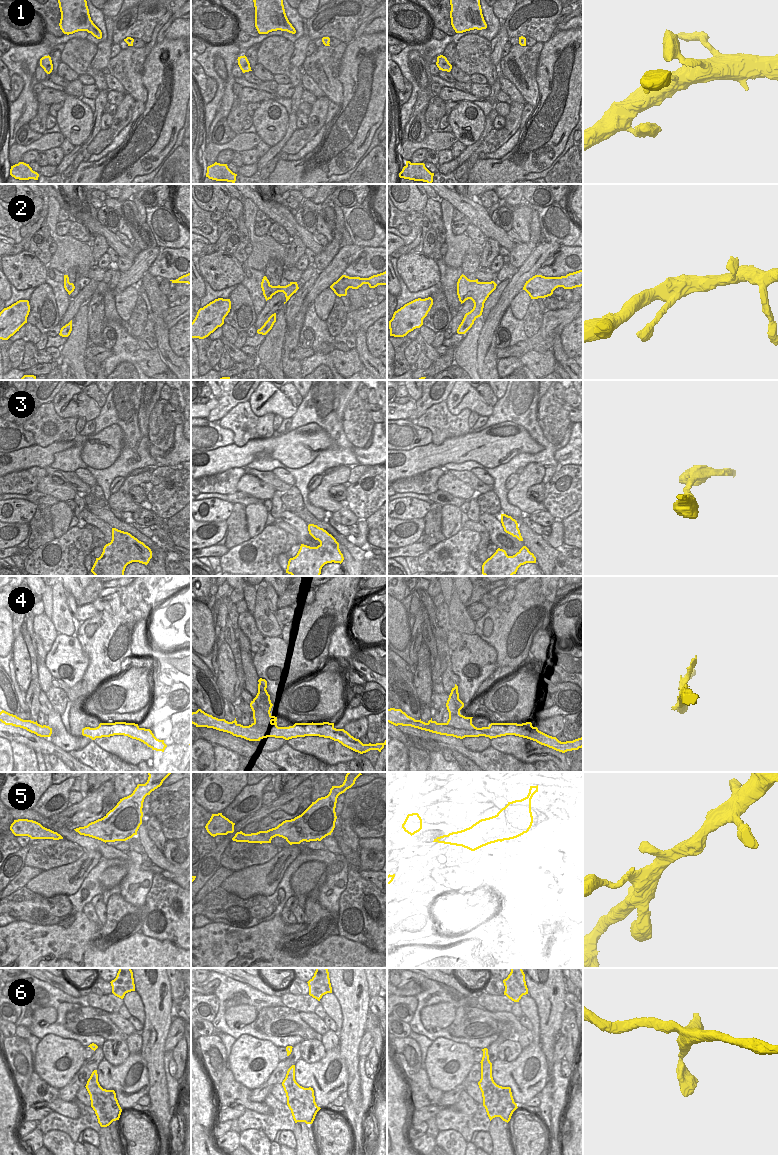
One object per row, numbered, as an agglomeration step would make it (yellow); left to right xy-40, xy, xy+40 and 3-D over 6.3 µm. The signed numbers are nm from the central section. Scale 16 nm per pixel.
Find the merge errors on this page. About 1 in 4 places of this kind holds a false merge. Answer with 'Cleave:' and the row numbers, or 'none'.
Cleave: 1

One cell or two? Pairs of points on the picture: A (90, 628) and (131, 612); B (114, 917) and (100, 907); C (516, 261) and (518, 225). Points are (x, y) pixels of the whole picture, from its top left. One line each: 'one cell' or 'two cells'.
A: one cell
B: two cells
C: two cells

